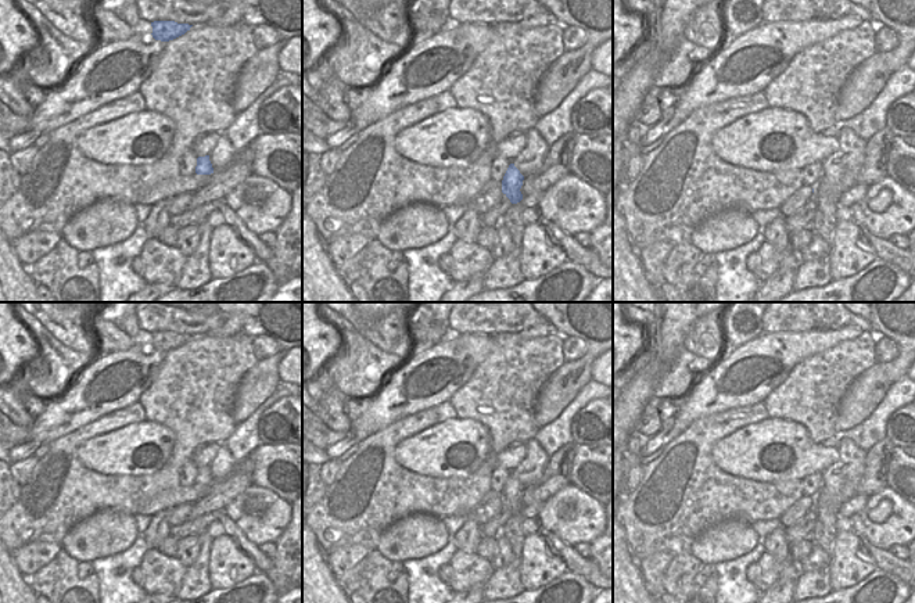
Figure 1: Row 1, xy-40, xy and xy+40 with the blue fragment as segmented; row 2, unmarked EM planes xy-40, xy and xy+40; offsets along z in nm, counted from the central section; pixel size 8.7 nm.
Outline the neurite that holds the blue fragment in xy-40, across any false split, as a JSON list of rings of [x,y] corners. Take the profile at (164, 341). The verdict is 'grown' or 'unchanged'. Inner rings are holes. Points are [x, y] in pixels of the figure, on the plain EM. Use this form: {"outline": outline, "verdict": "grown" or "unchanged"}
{"outline": [[[154,331],[151,333],[151,337],[151,345],[155,351],[169,352],[184,345],[193,335],[177,334],[175,331]]], "verdict": "unchanged"}

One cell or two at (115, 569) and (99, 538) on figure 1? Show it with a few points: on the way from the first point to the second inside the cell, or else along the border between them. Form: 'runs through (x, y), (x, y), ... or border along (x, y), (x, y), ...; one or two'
border along (137, 538), (126, 549), (90, 562); two

